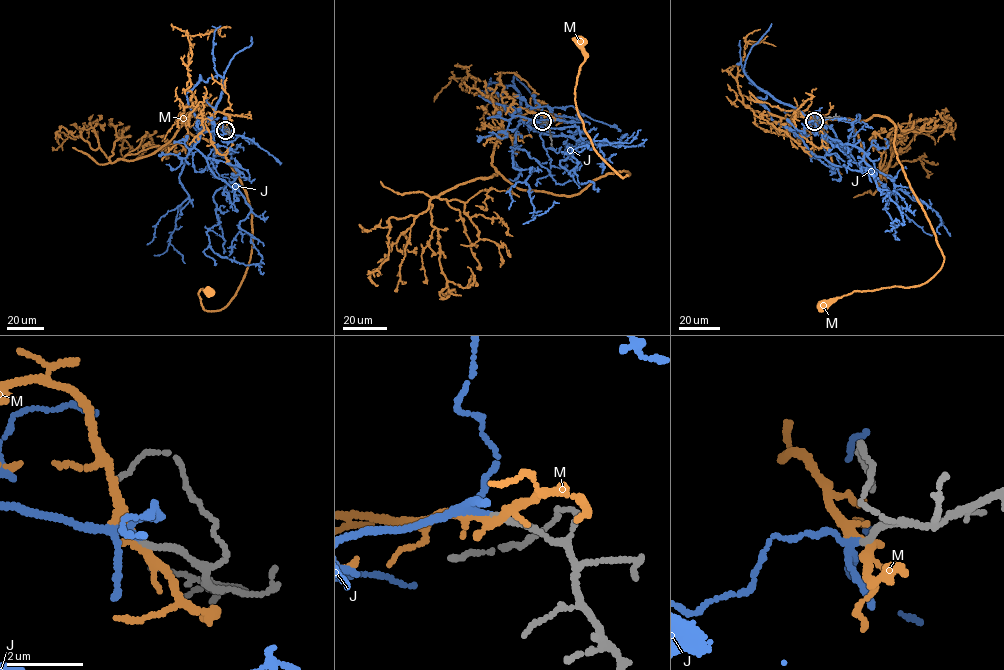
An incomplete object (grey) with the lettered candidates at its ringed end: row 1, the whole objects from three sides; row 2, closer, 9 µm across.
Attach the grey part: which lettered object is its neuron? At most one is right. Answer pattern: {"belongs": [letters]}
{"belongs": ["J"]}

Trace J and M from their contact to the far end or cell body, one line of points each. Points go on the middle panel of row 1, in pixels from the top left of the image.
J: (542, 121), (525, 123), (510, 85), (499, 95), (486, 85), (479, 96), (516, 109), (573, 106), (620, 131)
M: (542, 121), (521, 115), (500, 129), (492, 165), (517, 187), (567, 196), (630, 174), (585, 131), (580, 44)

